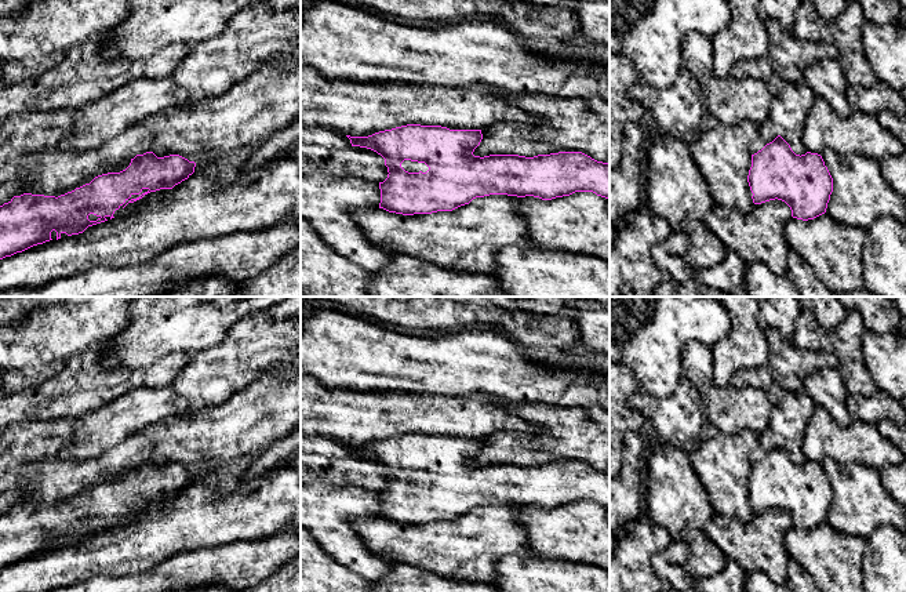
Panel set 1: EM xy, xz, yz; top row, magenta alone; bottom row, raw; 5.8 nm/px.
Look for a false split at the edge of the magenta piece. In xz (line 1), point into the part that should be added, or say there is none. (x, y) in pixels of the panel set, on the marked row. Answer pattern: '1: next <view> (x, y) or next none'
1: next xz (408, 166)

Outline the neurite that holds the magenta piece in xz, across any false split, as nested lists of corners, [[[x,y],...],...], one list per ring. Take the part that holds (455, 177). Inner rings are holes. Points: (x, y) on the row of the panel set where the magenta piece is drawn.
[[[407,124],[368,137],[350,137],[352,146],[367,148],[385,159],[387,178],[379,182],[379,208],[414,215],[452,211],[476,197],[490,195],[534,196],[542,200],[593,192],[610,197],[610,163],[582,152],[558,152],[525,157],[519,155],[474,156],[483,139],[481,130],[447,128],[441,126]]]

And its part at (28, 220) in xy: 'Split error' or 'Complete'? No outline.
Split error

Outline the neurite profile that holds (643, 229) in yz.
[[[648,208],[625,217],[610,248],[610,297],[652,297],[667,273],[655,266],[651,250],[670,233],[667,221]]]

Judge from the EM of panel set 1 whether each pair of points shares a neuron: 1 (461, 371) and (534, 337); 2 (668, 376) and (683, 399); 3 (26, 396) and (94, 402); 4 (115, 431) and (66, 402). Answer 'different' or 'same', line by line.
1: different
2: different
3: same
4: different

